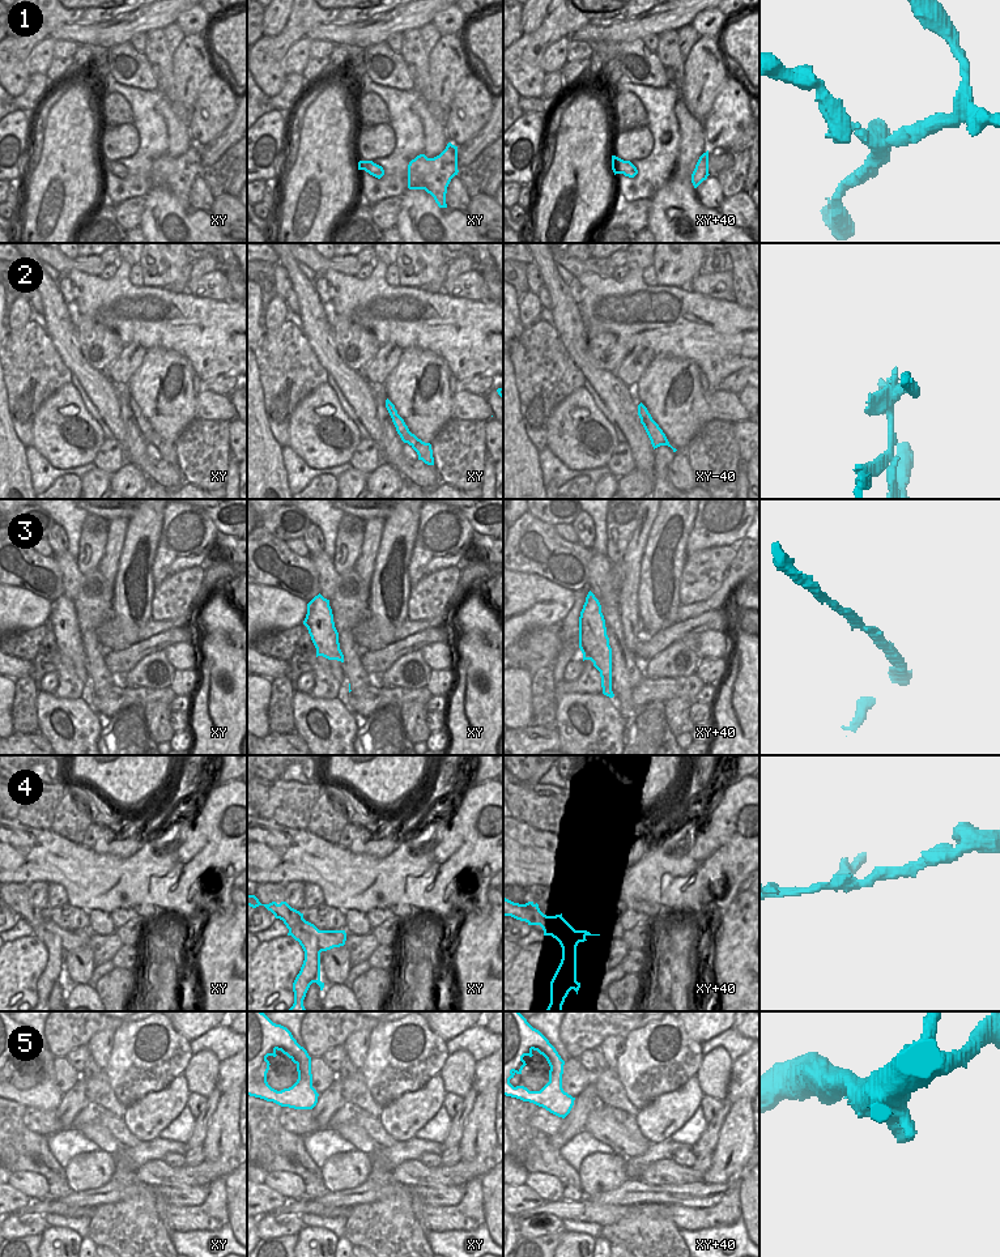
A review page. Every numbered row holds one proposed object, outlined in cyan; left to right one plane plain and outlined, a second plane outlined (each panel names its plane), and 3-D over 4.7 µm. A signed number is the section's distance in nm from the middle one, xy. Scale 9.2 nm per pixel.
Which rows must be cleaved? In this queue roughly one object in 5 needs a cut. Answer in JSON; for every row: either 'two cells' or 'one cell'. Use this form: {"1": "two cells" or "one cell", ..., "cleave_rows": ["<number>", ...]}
{"1": "one cell", "2": "two cells", "3": "one cell", "4": "two cells", "5": "one cell", "cleave_rows": ["2", "4"]}

